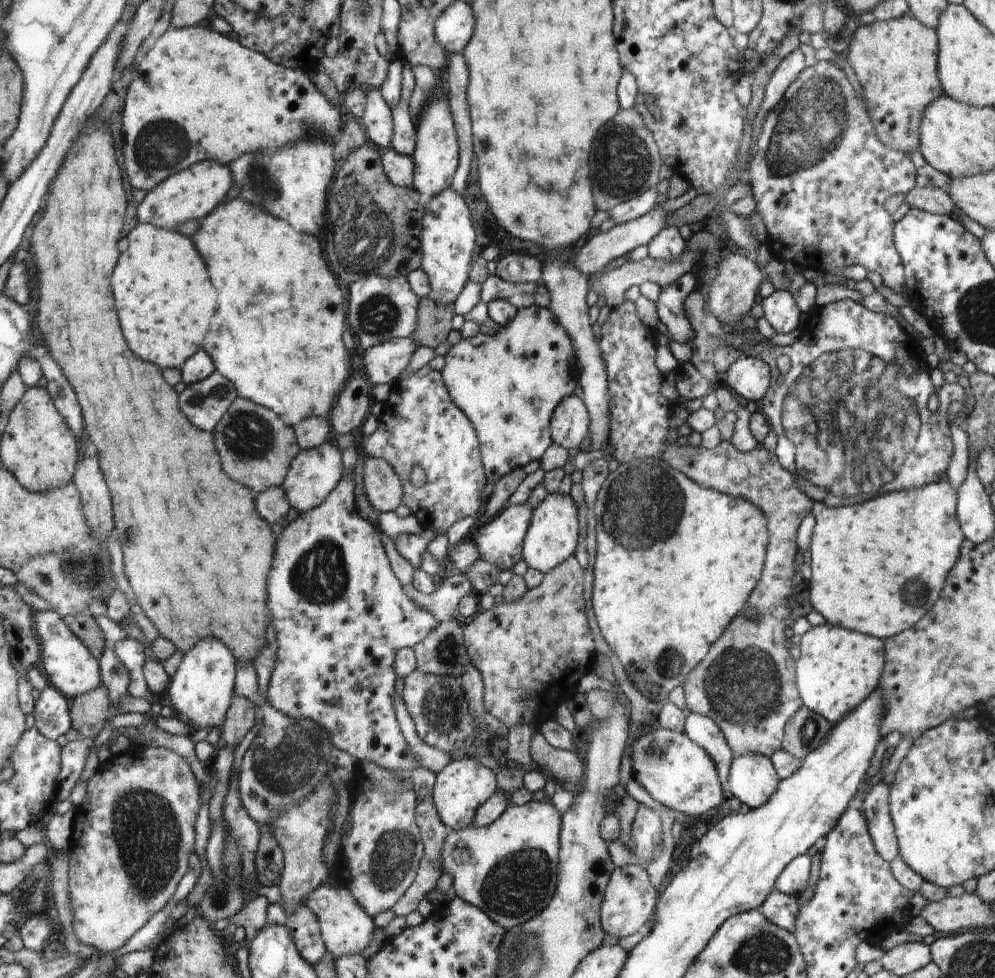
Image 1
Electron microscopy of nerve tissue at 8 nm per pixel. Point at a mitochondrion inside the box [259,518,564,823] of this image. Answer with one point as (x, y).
(319, 575)

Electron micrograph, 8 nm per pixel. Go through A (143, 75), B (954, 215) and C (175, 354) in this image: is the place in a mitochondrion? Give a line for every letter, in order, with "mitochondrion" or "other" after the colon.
A: other
B: other
C: other

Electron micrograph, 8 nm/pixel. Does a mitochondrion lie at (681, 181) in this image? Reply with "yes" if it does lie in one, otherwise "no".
no

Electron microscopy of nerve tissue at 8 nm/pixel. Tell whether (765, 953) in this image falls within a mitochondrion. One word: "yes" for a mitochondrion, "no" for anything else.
yes

